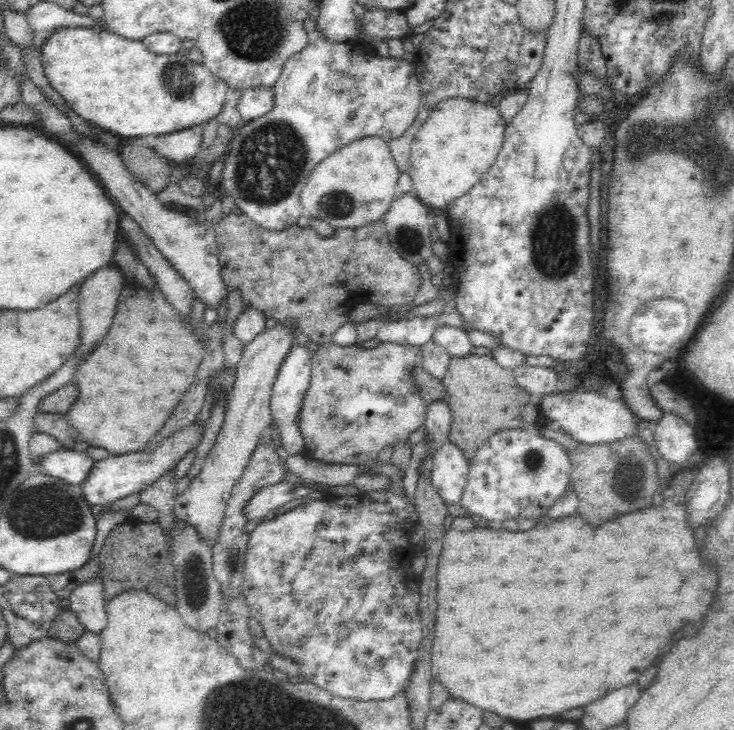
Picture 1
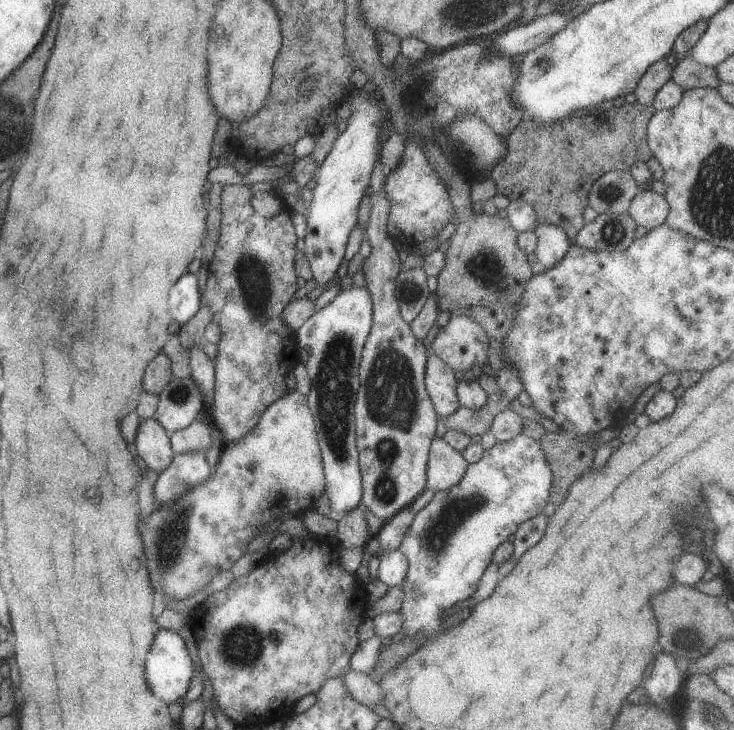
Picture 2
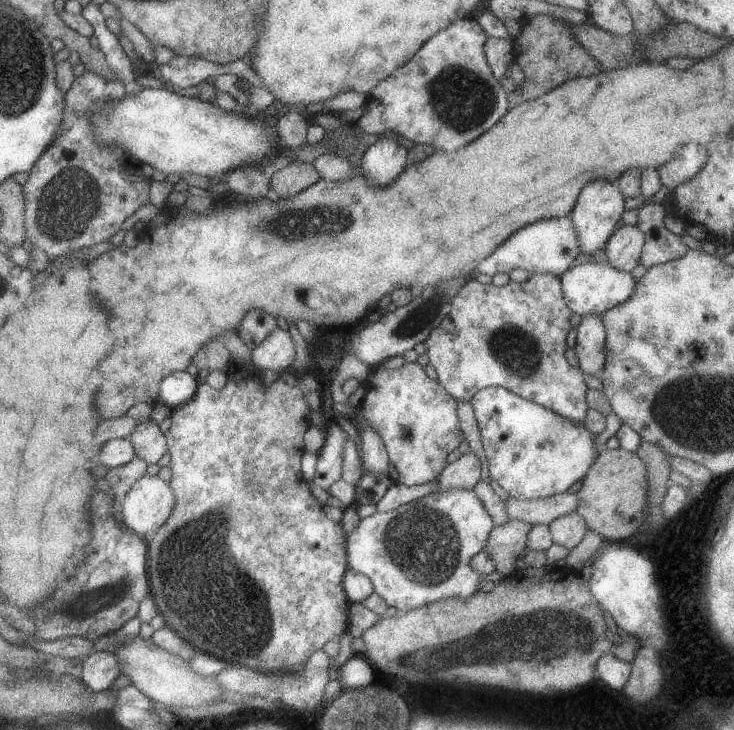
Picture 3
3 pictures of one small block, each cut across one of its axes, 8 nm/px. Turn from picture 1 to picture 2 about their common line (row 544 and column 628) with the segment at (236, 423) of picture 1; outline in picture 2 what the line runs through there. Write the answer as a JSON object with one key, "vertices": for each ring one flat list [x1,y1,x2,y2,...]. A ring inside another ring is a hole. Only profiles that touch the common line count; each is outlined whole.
{"vertices":[[640,190,631,198,627,214,645,230,659,226,668,218,668,204,663,196,653,190]]}

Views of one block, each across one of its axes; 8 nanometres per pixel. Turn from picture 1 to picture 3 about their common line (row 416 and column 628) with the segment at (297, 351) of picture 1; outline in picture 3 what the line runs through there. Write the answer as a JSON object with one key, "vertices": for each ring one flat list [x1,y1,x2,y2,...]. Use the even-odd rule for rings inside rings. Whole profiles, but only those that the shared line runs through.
{"vertices":[[587,262,569,268,559,276,563,301,571,313,603,315,617,304,626,302,635,290,635,280,629,272,617,271,605,262]]}

